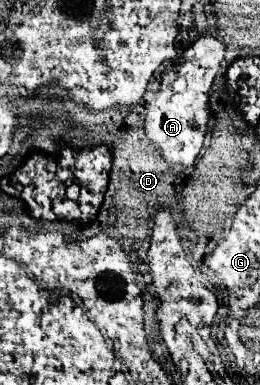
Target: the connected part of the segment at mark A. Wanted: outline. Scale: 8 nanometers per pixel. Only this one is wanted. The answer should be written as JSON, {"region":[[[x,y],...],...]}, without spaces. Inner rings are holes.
{"region":[[[210,32],[200,34],[184,52],[184,60],[162,76],[162,88],[150,100],[146,110],[144,130],[146,136],[156,142],[164,154],[164,160],[176,170],[194,166],[196,156],[204,144],[206,124],[208,124],[208,98],[220,64],[224,60],[224,44]]]}

